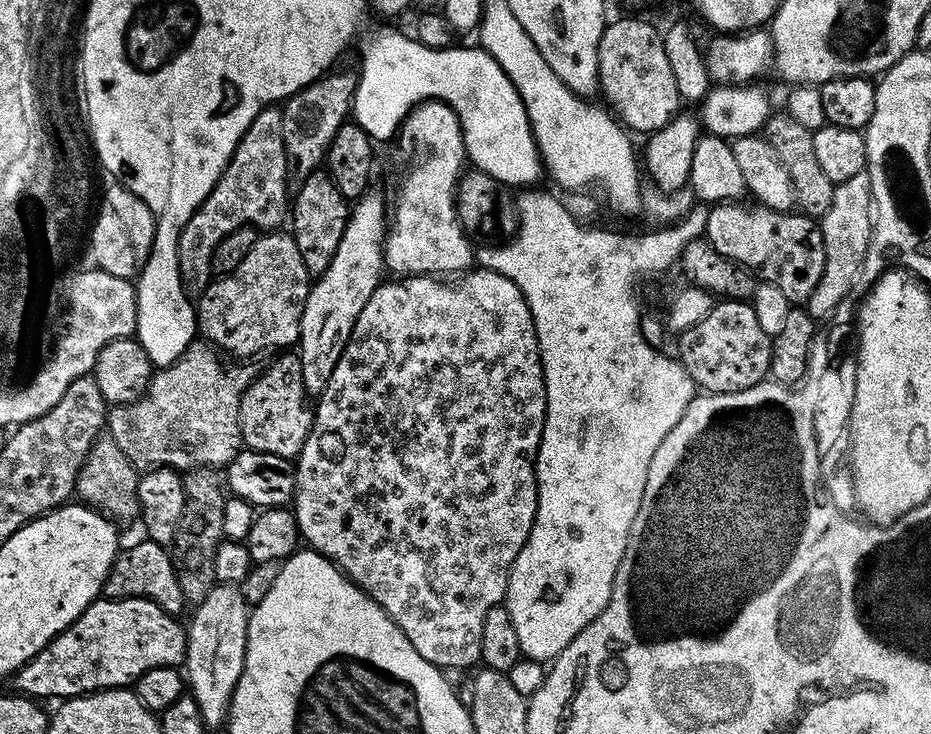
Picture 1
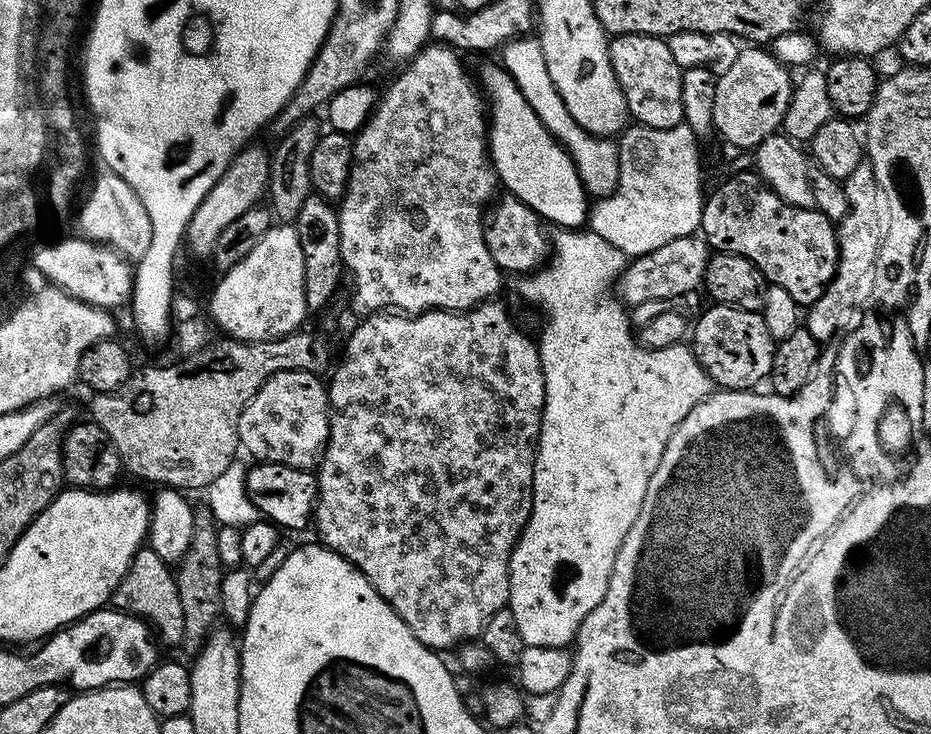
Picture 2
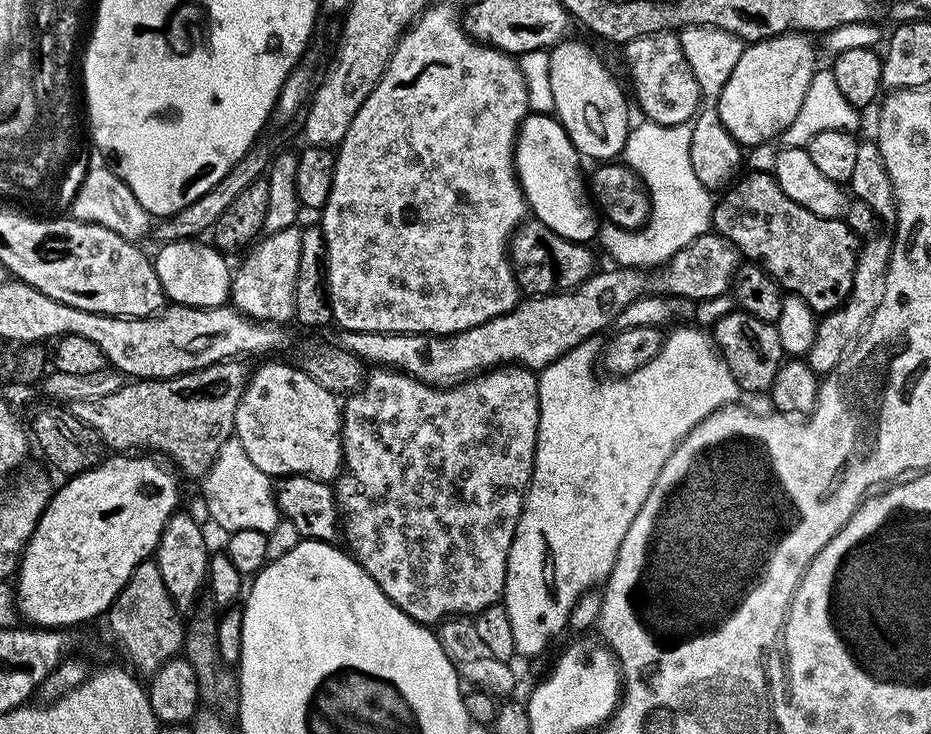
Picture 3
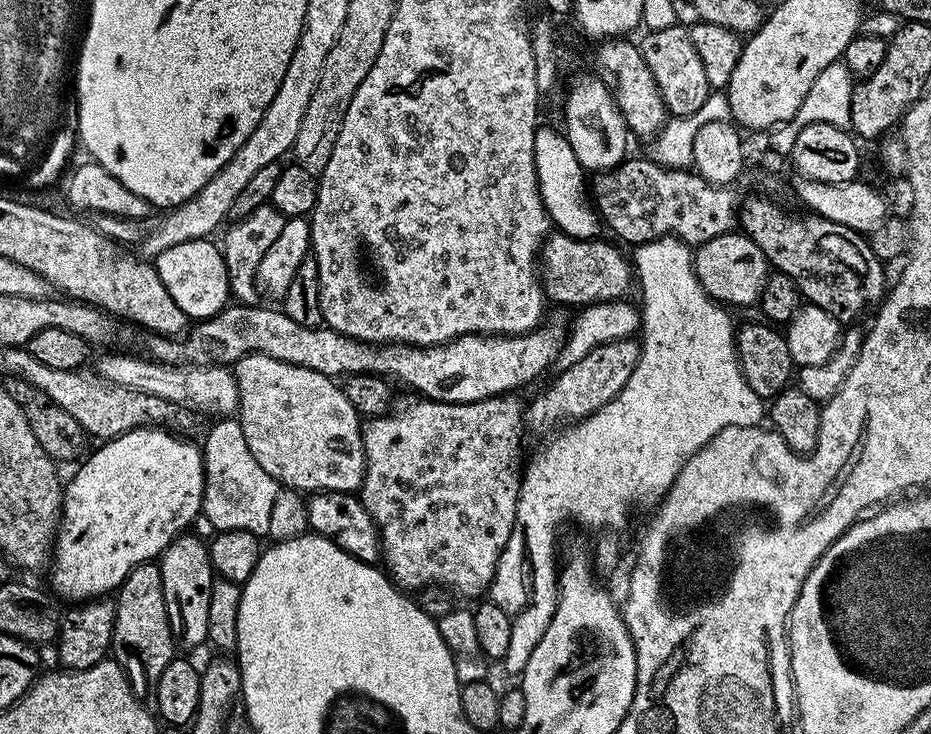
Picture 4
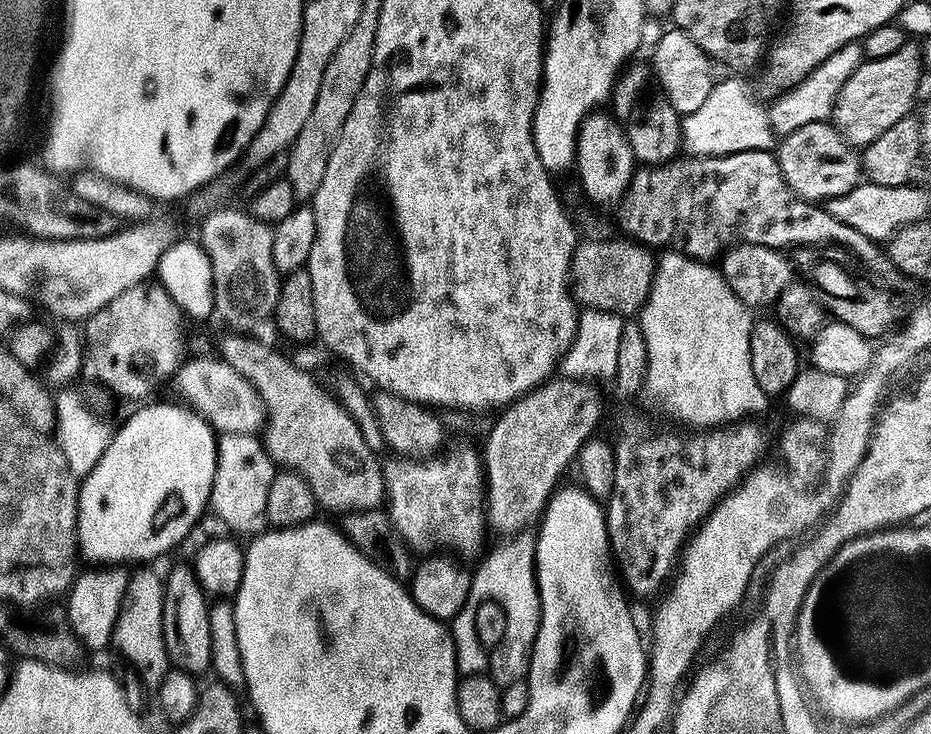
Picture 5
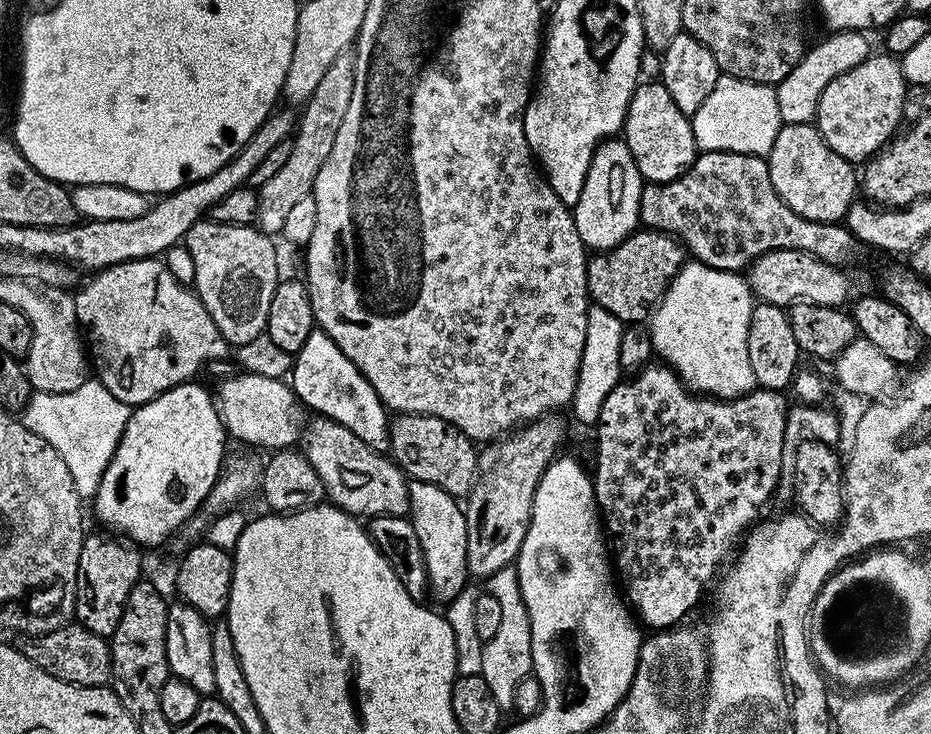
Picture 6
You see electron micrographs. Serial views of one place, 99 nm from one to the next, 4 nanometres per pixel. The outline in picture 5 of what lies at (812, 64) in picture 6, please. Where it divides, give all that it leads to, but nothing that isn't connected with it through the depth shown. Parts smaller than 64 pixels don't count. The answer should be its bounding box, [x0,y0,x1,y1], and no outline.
[767,42,866,138]

